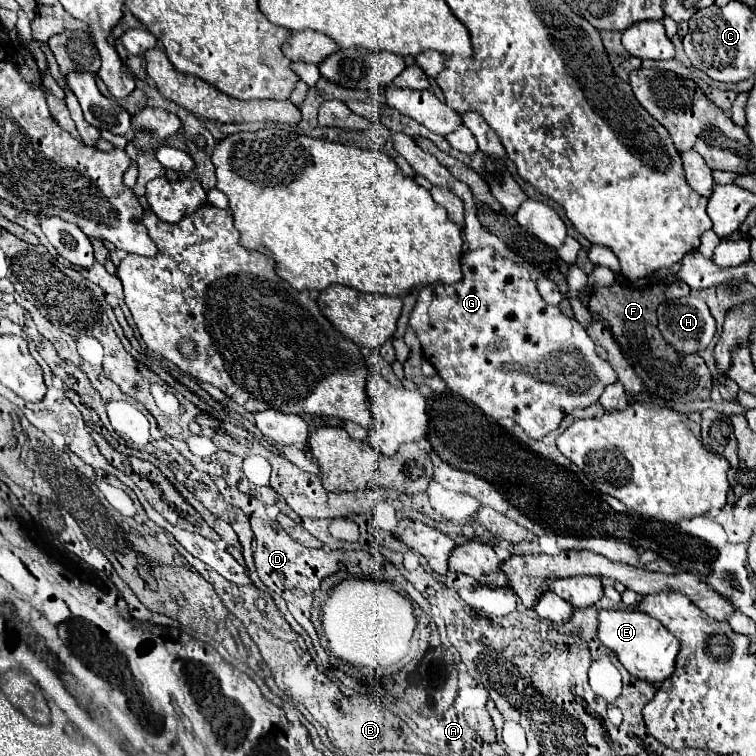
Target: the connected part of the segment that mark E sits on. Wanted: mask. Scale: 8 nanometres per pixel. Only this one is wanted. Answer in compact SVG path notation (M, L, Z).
M599 609L599 641L609 647L625 669L647 683L665 681L675 669L679 639L671 635L657 619L637 609Z

